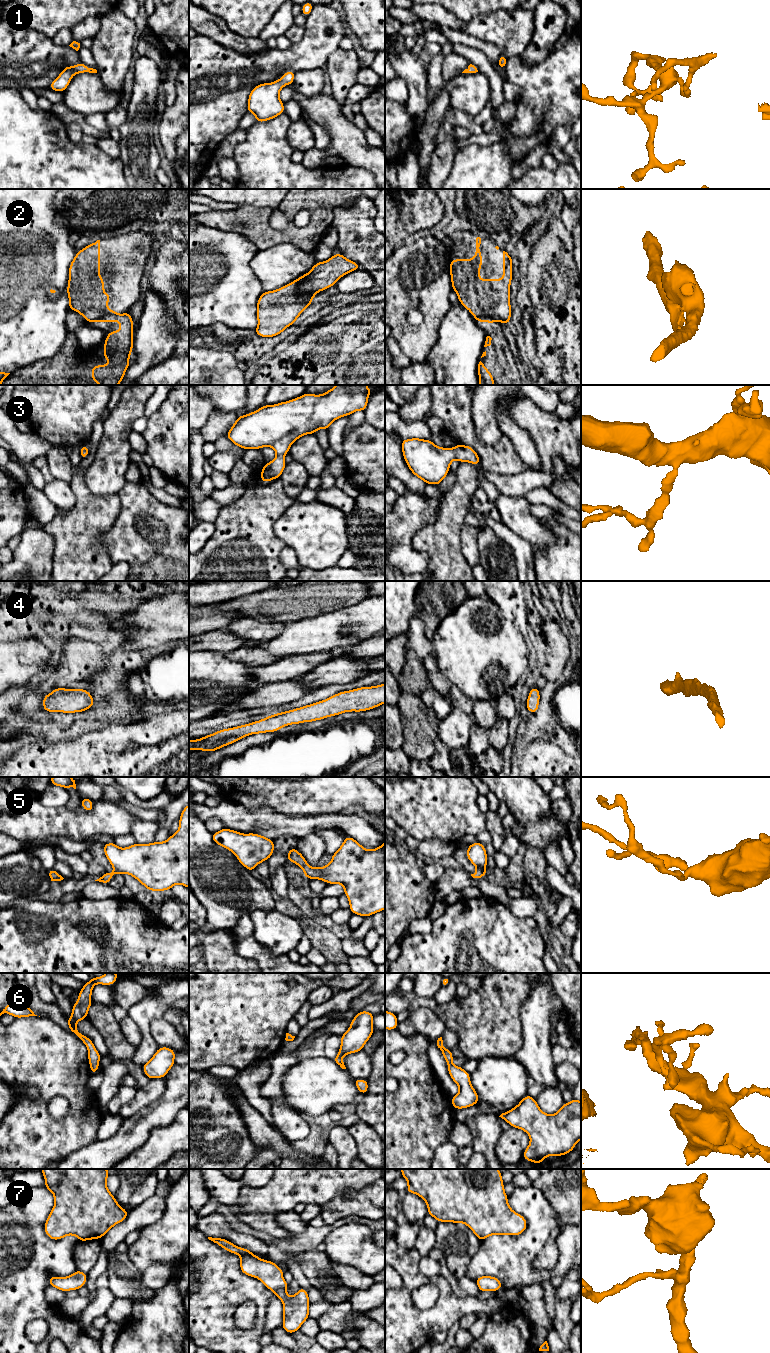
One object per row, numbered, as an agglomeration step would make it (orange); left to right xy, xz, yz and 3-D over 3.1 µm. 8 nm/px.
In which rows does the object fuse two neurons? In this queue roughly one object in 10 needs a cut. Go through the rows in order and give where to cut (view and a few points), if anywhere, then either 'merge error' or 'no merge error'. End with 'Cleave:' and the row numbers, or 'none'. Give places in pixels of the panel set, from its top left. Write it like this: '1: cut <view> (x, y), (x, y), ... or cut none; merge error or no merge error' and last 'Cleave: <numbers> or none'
1: cut none; no merge error
2: cut xz (308, 273), (299, 285), (301, 293); merge error
3: cut none; no merge error
4: cut none; no merge error
5: cut none; no merge error
6: cut none; no merge error
7: cut none; no merge error
Cleave: 2

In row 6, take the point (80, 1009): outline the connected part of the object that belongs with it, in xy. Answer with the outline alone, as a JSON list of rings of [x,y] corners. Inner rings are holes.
[[[106,973],[101,977],[92,977],[89,982],[84,983],[83,988],[79,991],[79,997],[76,1003],[72,1006],[71,1017],[66,1020],[70,1031],[74,1033],[88,1049],[88,1061],[90,1063],[91,1074],[97,1073],[99,1060],[102,1056],[98,1053],[92,1040],[76,1029],[76,1024],[78,1021],[81,1021],[88,1016],[89,1008],[92,1005],[91,995],[93,986],[95,984],[113,985],[116,983],[117,977],[116,973]]]

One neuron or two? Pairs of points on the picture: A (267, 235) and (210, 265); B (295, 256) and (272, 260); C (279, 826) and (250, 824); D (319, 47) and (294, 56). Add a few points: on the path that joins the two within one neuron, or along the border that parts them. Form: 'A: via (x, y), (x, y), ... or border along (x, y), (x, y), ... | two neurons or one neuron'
A: border along (233, 230), (244, 233), (259, 249) | two neurons
B: via (289, 260), (278, 260) | one neuron
C: via (272, 825), (257, 824) | one neuron
D: via (313, 50), (308, 54), (300, 56) | one neuron

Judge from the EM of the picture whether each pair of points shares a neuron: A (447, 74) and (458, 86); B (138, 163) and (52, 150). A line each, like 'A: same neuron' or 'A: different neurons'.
A: different neurons
B: different neurons

